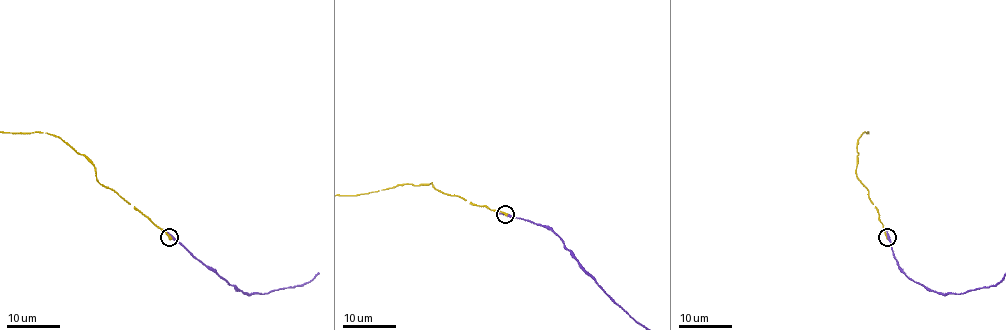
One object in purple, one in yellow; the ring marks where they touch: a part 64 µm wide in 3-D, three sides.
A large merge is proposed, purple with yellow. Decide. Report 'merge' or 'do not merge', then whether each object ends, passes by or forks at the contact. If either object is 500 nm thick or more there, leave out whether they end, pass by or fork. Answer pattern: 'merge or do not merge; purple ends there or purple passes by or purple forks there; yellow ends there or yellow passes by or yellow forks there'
do not merge; purple passes by; yellow ends there

